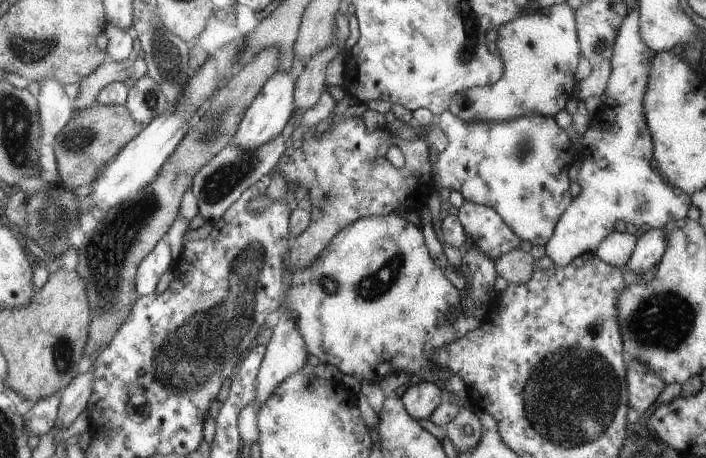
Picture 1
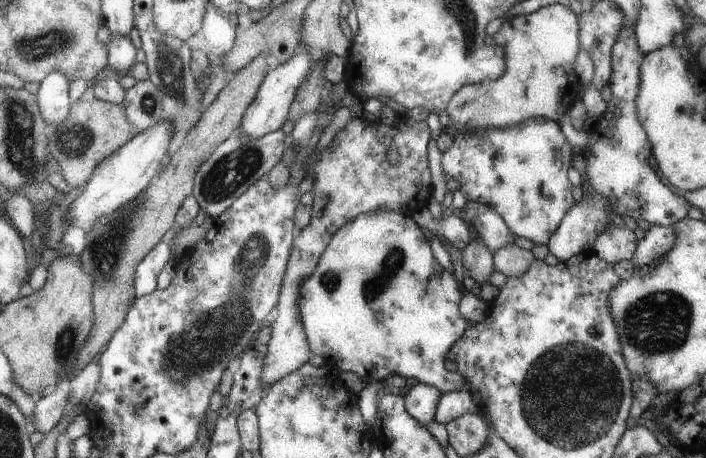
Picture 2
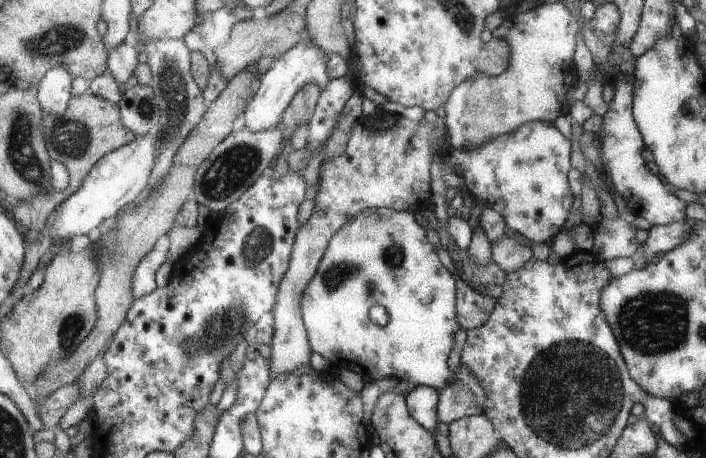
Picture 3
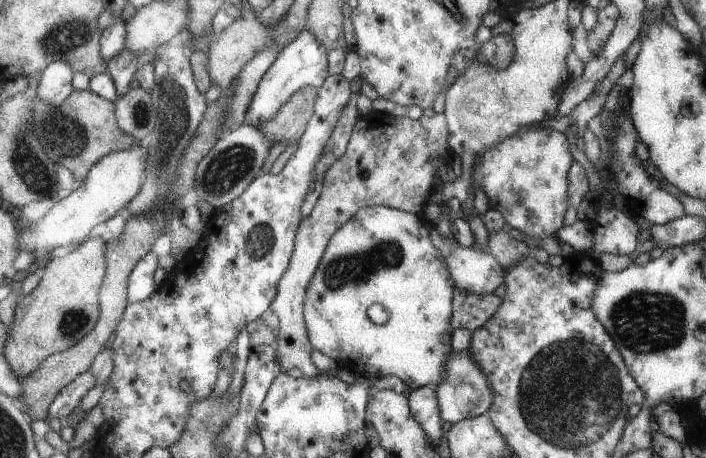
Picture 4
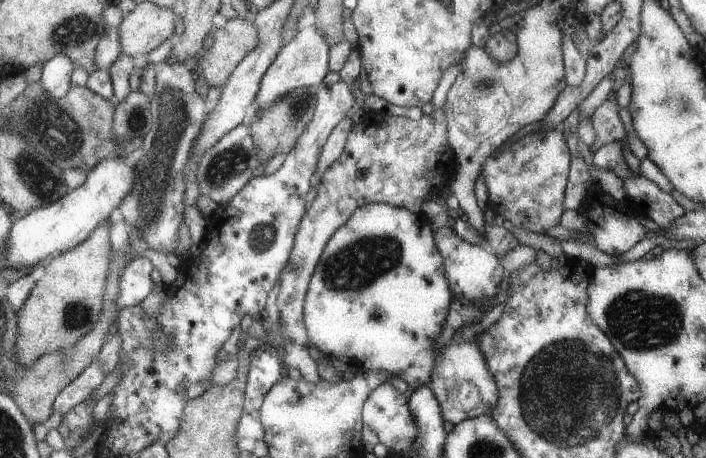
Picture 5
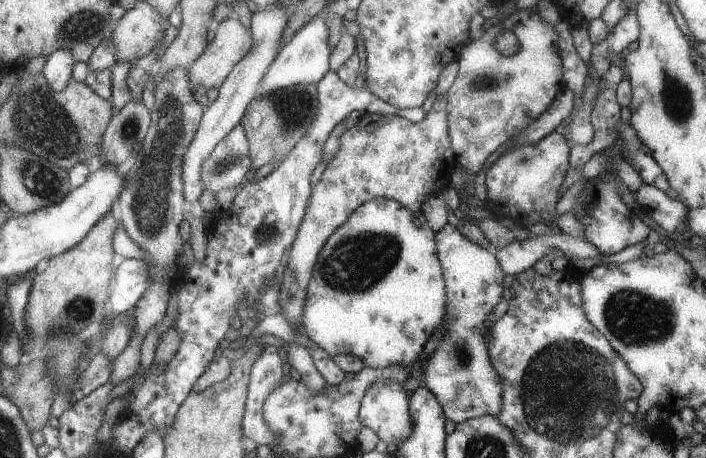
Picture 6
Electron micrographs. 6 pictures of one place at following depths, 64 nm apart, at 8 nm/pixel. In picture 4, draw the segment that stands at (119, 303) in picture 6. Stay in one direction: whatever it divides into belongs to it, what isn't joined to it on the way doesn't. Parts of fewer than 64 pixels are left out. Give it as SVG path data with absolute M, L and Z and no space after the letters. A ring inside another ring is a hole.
M149 251L135 263L126 280L126 297L128 304L147 298L157 286L153 283L153 272L157 268L155 253Z

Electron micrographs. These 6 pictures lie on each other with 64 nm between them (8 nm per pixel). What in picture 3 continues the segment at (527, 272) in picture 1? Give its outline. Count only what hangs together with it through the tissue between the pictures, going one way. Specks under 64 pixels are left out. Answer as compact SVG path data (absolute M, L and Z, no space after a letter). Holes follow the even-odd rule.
M498 237L490 244L490 260L503 272L517 271L532 257L532 250L512 238Z

